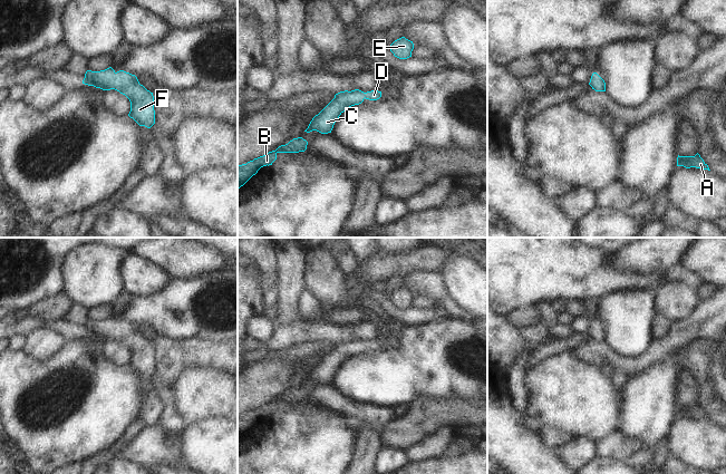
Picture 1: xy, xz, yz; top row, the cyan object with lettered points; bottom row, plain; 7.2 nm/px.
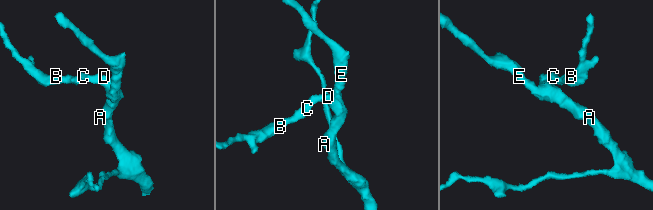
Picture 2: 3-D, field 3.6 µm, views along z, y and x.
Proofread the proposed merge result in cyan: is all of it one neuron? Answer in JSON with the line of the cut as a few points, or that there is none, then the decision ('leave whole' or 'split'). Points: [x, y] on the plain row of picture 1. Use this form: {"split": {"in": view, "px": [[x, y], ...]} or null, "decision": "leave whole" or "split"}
{"split": null, "decision": "leave whole"}

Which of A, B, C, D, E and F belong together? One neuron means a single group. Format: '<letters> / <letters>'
A B C D E F

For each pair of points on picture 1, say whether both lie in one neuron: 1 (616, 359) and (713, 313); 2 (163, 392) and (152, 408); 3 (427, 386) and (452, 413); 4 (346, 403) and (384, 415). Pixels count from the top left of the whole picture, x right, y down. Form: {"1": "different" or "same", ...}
{"1": "same", "2": "different", "3": "different", "4": "same"}

